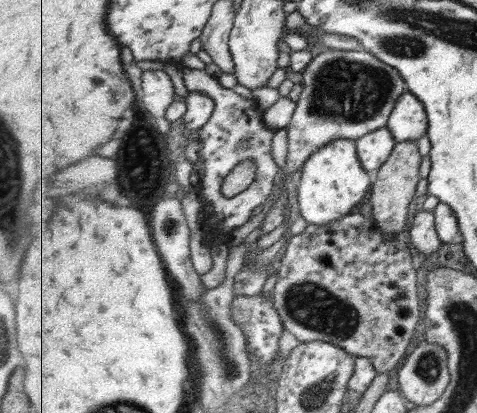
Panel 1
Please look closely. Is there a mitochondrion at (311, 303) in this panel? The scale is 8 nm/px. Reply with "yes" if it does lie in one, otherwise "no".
yes

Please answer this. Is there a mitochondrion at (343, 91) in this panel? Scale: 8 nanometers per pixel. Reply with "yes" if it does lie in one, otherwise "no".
yes

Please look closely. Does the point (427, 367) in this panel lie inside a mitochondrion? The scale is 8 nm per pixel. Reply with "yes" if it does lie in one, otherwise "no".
yes

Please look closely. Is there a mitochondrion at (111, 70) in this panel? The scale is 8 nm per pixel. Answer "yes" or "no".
no

